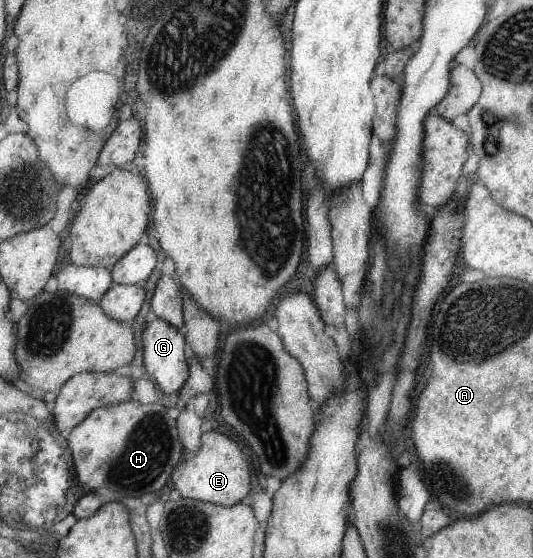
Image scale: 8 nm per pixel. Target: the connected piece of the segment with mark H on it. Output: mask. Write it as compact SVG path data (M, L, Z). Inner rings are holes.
M128 400L98 408L68 435L79 484L90 492L107 487L120 497L128 498L162 489L182 457L179 431L176 420L168 417L162 403L143 404ZM168 449L174 449L174 457L170 457Z

